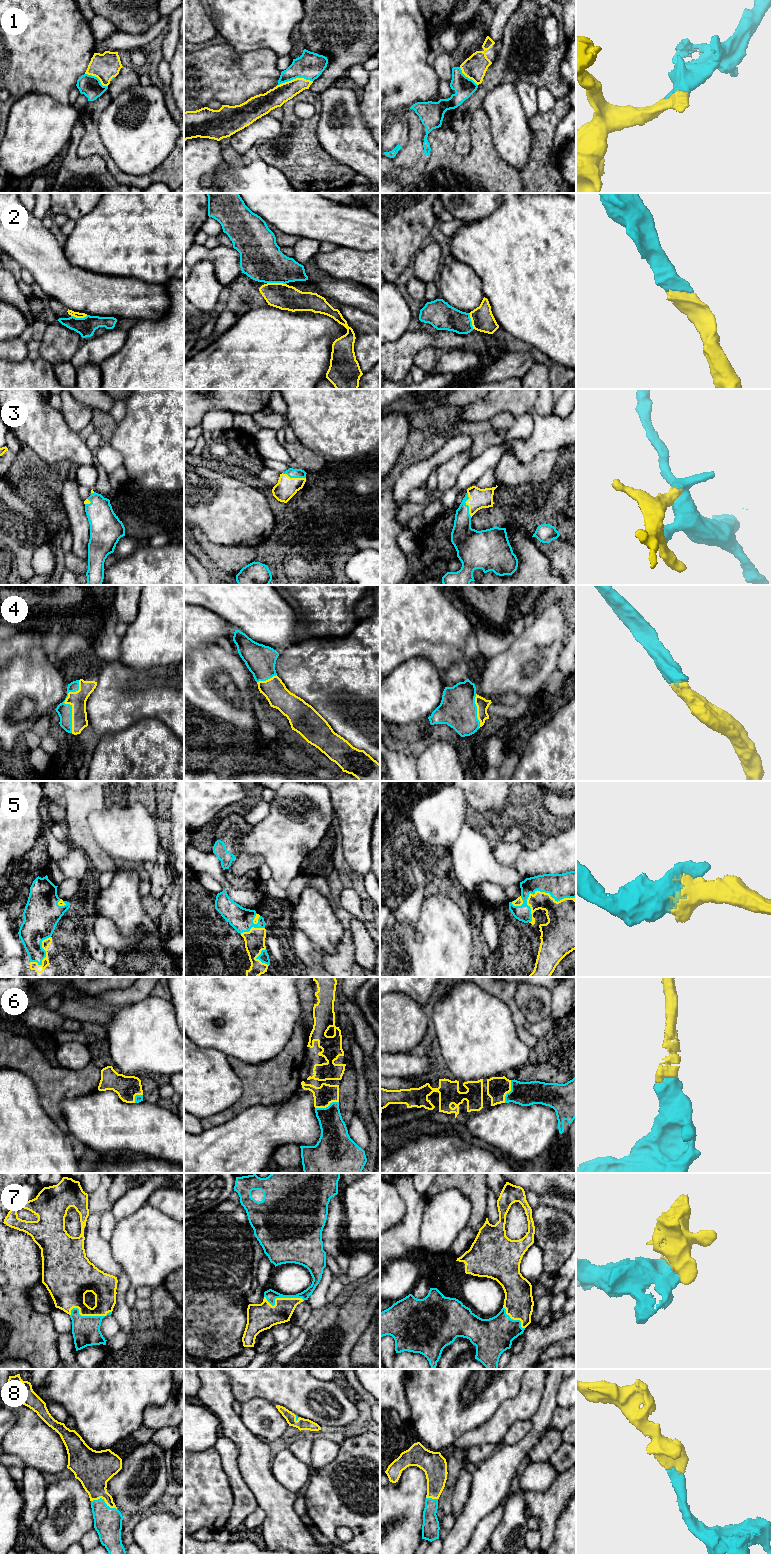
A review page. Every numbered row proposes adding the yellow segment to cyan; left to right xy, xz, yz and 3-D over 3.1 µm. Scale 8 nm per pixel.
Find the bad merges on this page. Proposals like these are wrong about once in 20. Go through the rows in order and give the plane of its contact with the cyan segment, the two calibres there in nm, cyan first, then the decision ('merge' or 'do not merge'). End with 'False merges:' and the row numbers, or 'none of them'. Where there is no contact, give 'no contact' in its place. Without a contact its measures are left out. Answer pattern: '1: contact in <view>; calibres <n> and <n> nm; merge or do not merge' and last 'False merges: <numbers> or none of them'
1: contact in xz; calibres 220 and 160 nm; merge
2: contact in xz; calibres 340 and 200 nm; merge
3: contact in yz; calibres 190 and 160 nm; merge
4: contact in xy; calibres 120 and 130 nm; merge
5: contact in yz; calibres 200 and 180 nm; merge
6: contact in xz; calibres 220 and 160 nm; merge
7: contact in xy; calibres 220 and 260 nm; merge
8: contact in xy; calibres 220 and 260 nm; merge
False merges: none of them

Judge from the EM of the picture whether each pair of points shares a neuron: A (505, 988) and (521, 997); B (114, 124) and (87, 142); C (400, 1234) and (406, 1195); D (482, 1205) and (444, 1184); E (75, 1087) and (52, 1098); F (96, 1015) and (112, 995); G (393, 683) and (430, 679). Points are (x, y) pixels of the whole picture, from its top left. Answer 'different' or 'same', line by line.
A: different
B: different
C: same
D: same
E: same
F: different
G: same

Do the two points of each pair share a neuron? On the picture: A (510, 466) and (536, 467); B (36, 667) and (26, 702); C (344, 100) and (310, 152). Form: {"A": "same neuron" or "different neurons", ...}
{"A": "same neuron", "B": "same neuron", "C": "different neurons"}

